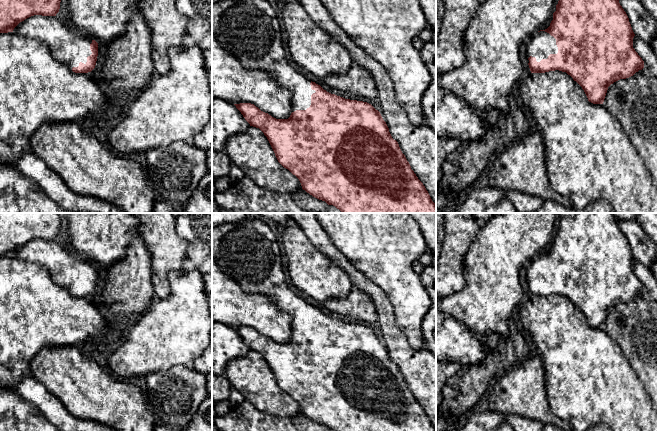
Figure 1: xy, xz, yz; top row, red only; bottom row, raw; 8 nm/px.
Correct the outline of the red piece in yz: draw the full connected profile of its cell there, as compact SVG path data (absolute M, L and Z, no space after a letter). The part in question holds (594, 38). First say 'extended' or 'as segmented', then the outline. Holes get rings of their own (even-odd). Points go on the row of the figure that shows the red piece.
extended; M559 0L550 26L527 42L528 65L531 73L566 72L582 87L589 102L603 104L611 84L644 68L633 48L634 36L619 0Z

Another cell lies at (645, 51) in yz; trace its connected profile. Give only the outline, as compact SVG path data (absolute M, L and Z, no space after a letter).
M635 35L633 48L644 61L644 68L657 77L657 55L651 45Z

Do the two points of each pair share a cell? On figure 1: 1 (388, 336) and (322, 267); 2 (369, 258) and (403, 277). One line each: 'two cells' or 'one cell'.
1: two cells
2: one cell

